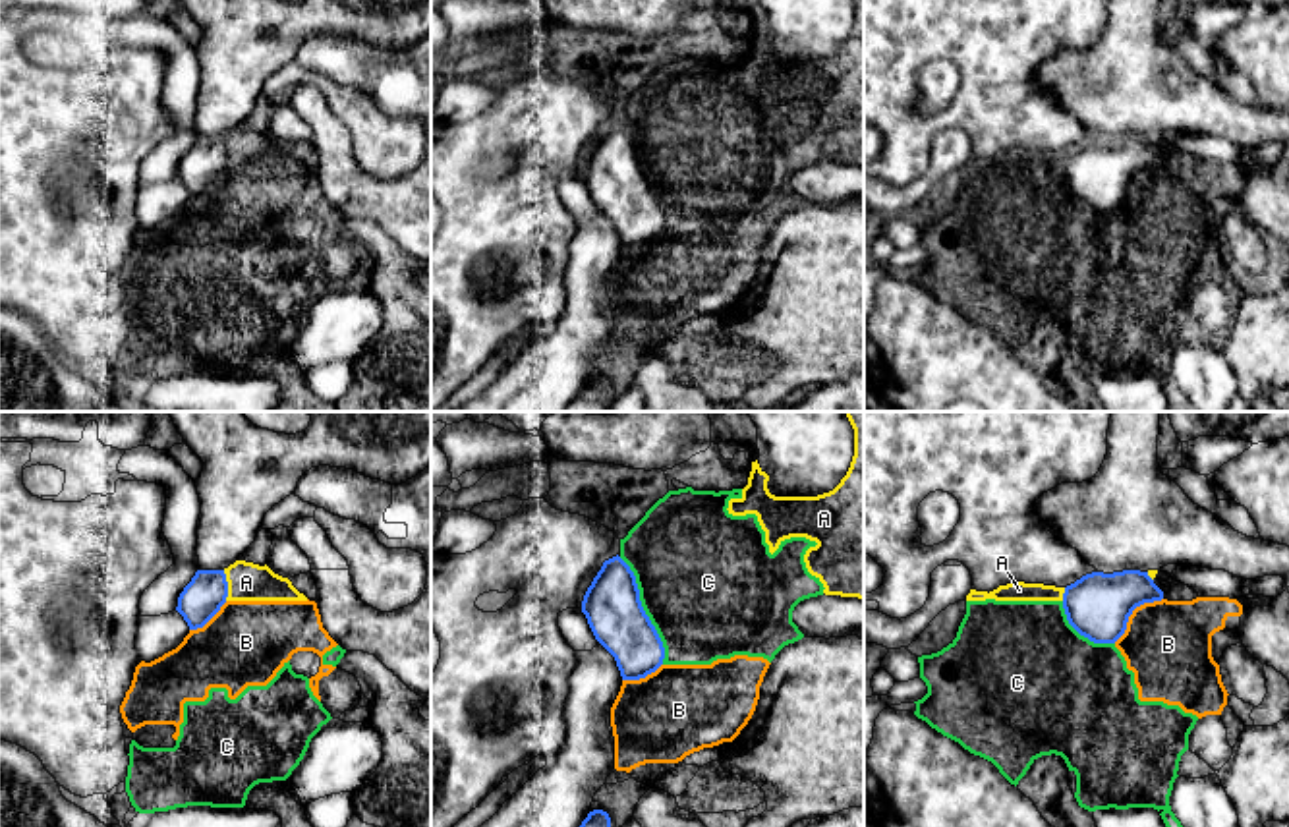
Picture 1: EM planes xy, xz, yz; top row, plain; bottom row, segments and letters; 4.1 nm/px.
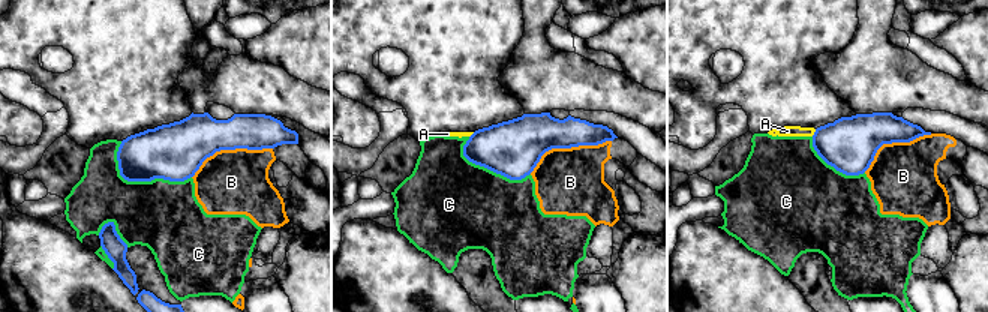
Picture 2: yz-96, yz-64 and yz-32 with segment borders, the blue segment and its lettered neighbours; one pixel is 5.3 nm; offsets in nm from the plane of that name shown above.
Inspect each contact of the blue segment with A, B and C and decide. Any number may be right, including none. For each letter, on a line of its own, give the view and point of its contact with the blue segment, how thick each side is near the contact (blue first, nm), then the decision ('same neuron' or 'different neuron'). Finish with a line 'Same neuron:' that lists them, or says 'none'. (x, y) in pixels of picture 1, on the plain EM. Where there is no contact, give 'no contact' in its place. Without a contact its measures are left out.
A: xy (227, 153) | 170/160 nm | different neuron
B: yz (1131, 180) | 280/360 nm | different neuron
C: xz (644, 178) | 240/480 nm | different neuron
Same neuron: none

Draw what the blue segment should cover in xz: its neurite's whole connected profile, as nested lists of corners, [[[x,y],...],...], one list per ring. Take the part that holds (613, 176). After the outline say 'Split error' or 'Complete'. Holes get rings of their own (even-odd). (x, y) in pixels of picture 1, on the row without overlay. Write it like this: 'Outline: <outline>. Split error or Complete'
Outline: [[[618,122],[603,129],[582,180],[595,207],[615,224],[622,247],[645,245],[663,232],[663,209],[642,174],[634,139]]]. Complete

